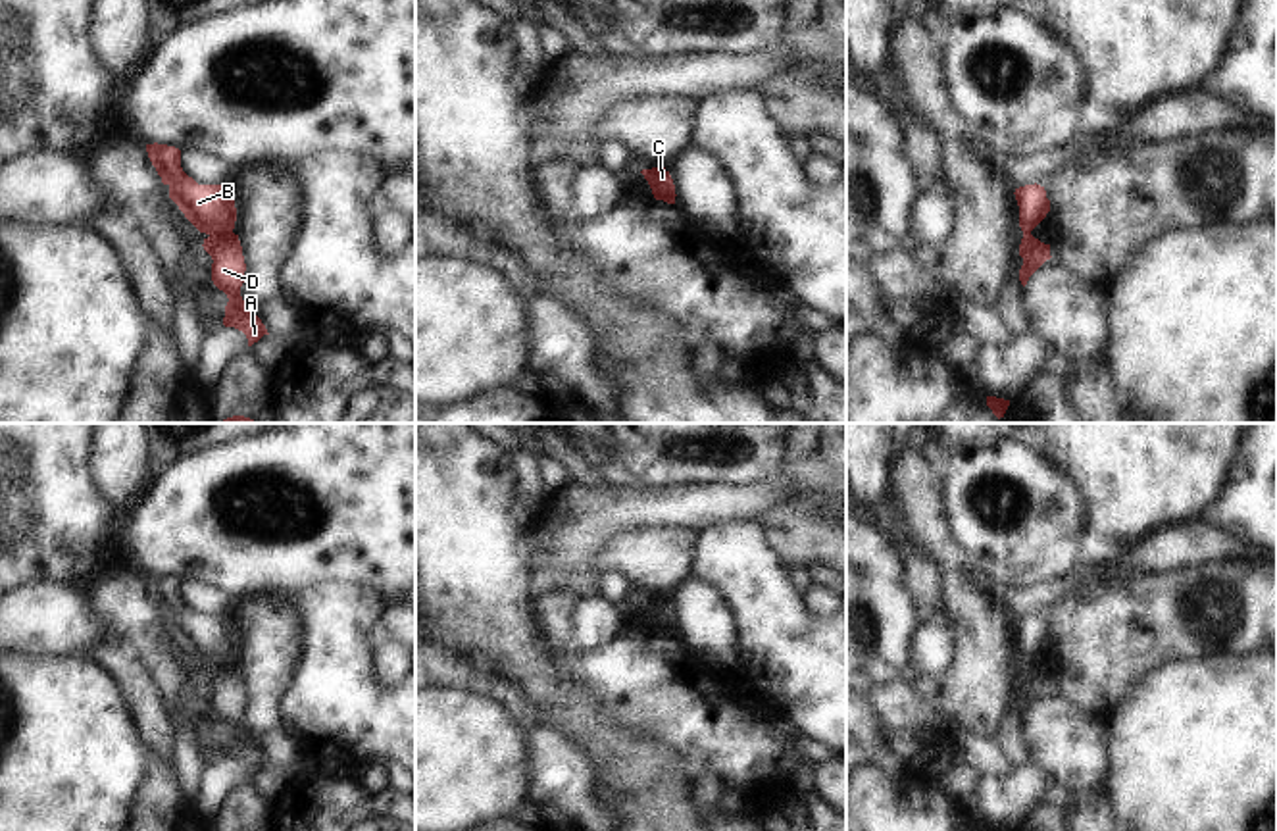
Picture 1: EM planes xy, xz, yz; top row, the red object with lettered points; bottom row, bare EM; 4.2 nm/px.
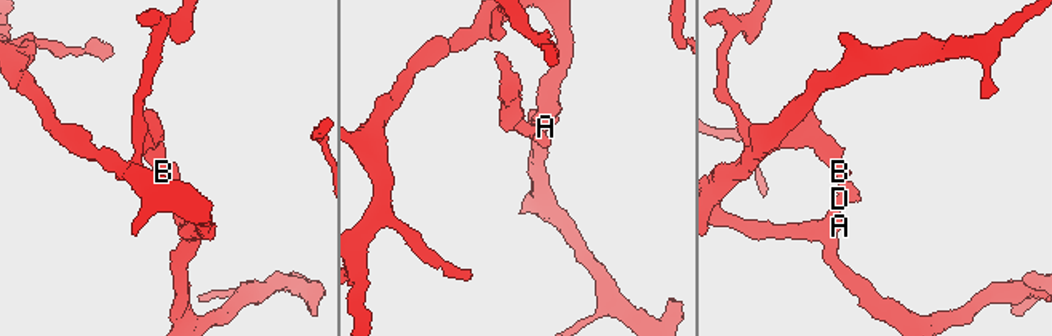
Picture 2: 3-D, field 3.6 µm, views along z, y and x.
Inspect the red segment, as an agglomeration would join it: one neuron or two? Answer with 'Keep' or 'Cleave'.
Cleave.

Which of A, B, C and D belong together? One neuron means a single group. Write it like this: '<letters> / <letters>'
A C D / B

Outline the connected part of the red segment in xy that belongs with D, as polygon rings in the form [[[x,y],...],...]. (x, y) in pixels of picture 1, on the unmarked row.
[[[210,666],[204,669],[204,681],[212,687],[212,712],[229,729],[225,737],[225,758],[242,762],[248,769],[248,777],[258,773],[263,766],[269,766],[262,750],[242,731],[240,718],[244,714],[244,687],[238,666]]]

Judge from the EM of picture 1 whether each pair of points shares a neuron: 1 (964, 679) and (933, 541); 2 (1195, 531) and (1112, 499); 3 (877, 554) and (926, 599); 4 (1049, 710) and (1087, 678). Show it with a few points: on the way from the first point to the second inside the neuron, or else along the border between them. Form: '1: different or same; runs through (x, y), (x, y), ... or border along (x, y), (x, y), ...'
1: same; runs through (970, 645), (970, 608), (954, 576)
2: different; border along (1199, 516), (1177, 526), (1162, 526), (1137, 543)
3: different; border along (889, 537), (920, 622)
4: different; border along (1051, 689), (1104, 722)

